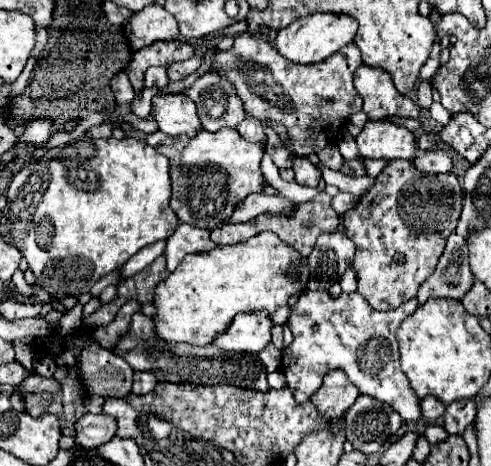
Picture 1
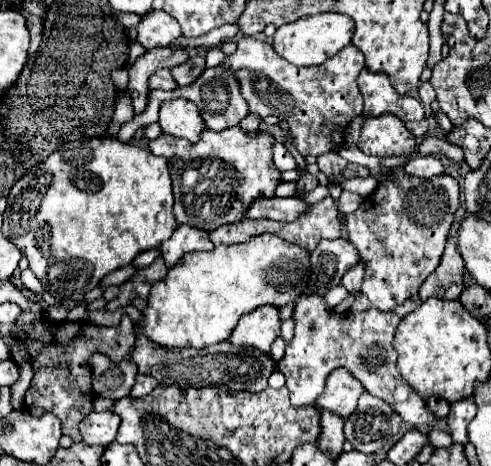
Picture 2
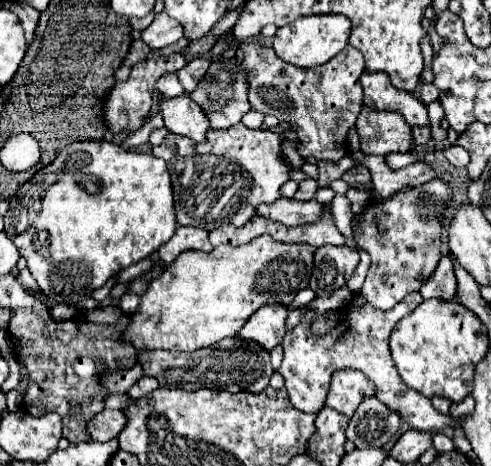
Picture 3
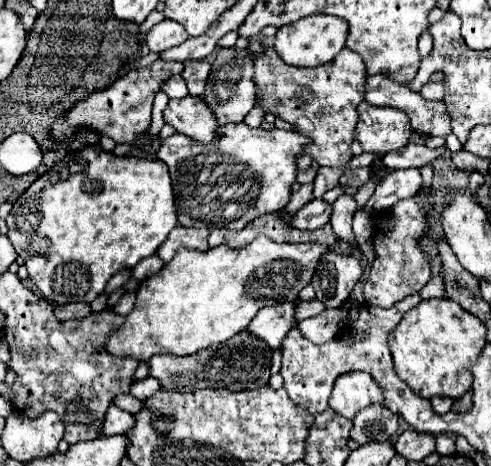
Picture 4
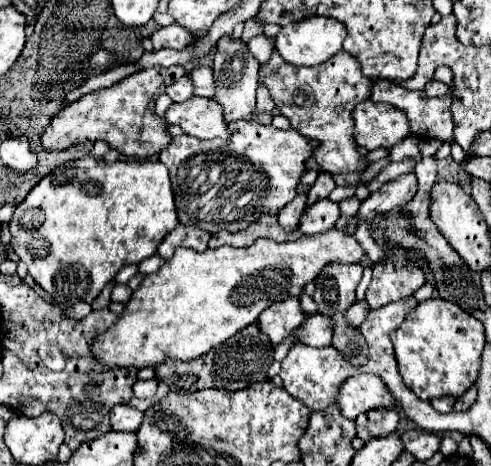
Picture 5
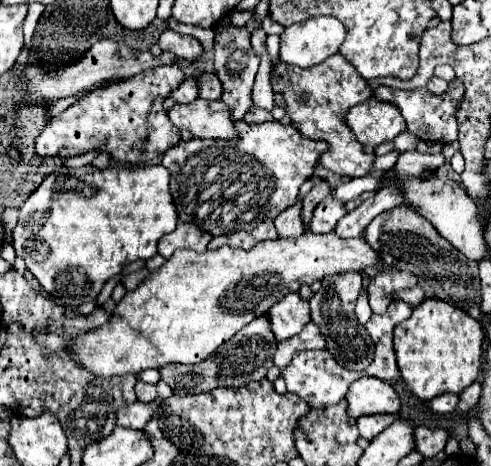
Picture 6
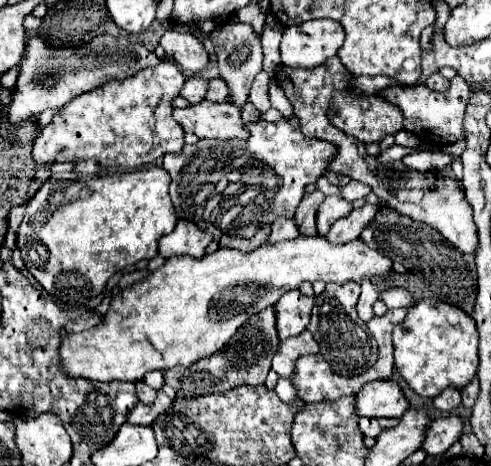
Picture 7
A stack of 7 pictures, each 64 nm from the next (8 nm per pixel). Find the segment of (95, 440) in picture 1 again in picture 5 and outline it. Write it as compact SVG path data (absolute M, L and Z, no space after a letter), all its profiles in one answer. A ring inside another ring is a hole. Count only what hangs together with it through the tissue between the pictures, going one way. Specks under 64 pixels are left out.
M118 404L110 412L110 424L112 424L112 430L116 432L136 432L136 428L140 426L140 420L142 420L142 412L124 404Z

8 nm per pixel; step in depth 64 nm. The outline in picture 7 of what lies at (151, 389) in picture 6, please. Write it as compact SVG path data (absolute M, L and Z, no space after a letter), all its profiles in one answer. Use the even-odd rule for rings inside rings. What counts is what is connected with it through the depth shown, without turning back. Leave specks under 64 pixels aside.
M136 382L136 396L142 404L152 404L152 400L156 400L156 390L146 386L144 382Z

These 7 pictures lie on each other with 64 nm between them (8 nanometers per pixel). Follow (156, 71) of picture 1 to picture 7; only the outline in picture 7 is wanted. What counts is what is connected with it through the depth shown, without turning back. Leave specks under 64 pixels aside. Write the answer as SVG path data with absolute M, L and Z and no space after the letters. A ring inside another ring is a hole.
M194 76L188 78L180 90L180 96L186 98L190 104L198 104L200 100L204 100L204 94L206 94L206 80Z

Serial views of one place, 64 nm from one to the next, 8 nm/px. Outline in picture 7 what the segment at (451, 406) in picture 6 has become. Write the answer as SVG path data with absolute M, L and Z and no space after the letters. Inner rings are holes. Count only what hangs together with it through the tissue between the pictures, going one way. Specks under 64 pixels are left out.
M446 388L440 396L434 398L434 406L436 406L438 410L444 410L444 412L454 410L456 406L460 406L460 390L456 390L456 388Z

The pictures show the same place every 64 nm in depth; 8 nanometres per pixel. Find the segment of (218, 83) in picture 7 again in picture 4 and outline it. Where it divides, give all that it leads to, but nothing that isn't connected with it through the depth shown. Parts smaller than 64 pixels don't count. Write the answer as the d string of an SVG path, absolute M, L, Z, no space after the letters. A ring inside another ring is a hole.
M200 60L200 62L192 62L192 64L186 64L184 72L182 72L182 78L186 80L188 84L188 92L192 96L200 96L204 94L204 86L206 86L206 78L208 78L208 72L210 72L210 64L206 60Z

